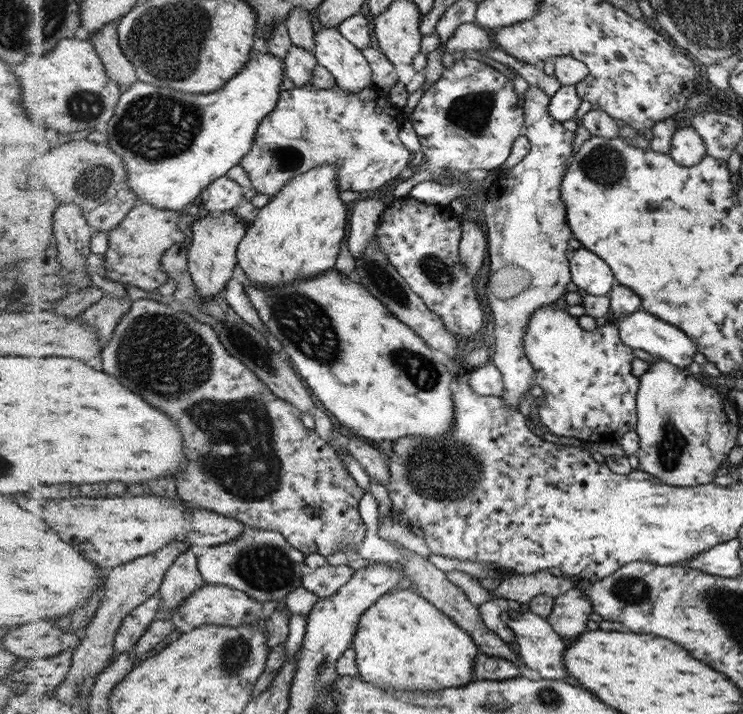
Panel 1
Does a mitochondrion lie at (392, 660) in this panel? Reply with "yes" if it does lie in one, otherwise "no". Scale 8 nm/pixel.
no

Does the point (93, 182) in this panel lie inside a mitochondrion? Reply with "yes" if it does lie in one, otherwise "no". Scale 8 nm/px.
yes

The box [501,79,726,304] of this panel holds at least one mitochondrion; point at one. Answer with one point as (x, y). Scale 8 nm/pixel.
(606, 166)

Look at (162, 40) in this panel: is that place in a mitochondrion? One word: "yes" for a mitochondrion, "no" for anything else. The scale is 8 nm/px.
yes

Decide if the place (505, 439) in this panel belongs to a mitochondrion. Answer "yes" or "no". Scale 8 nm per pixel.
no

